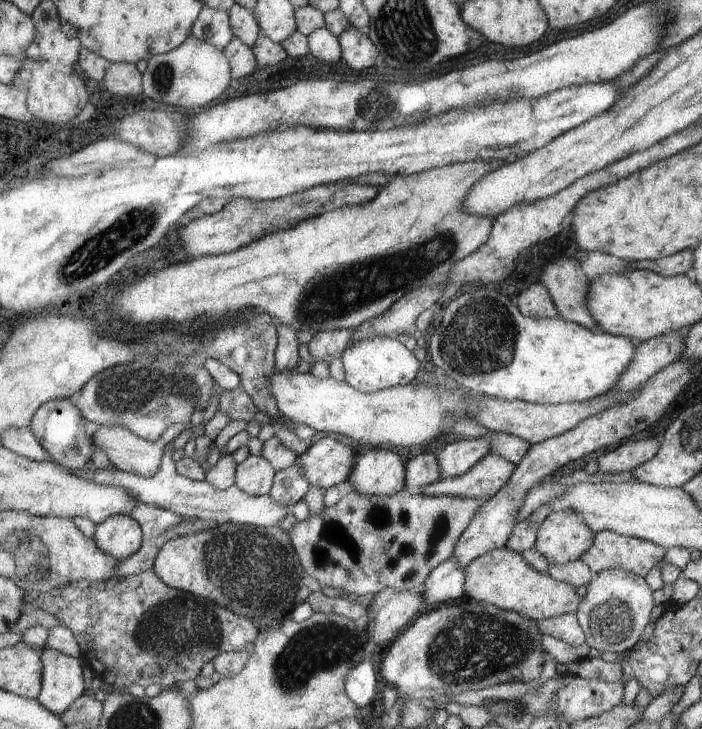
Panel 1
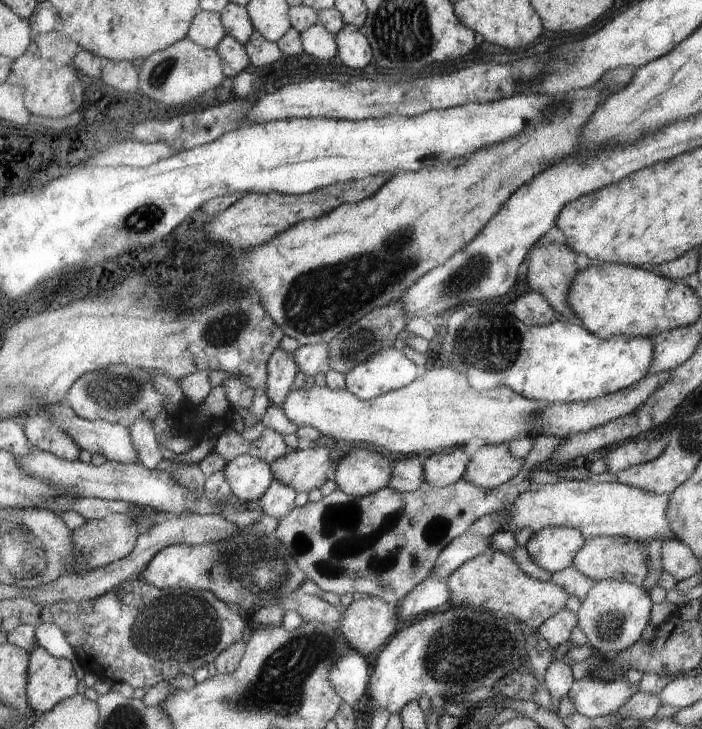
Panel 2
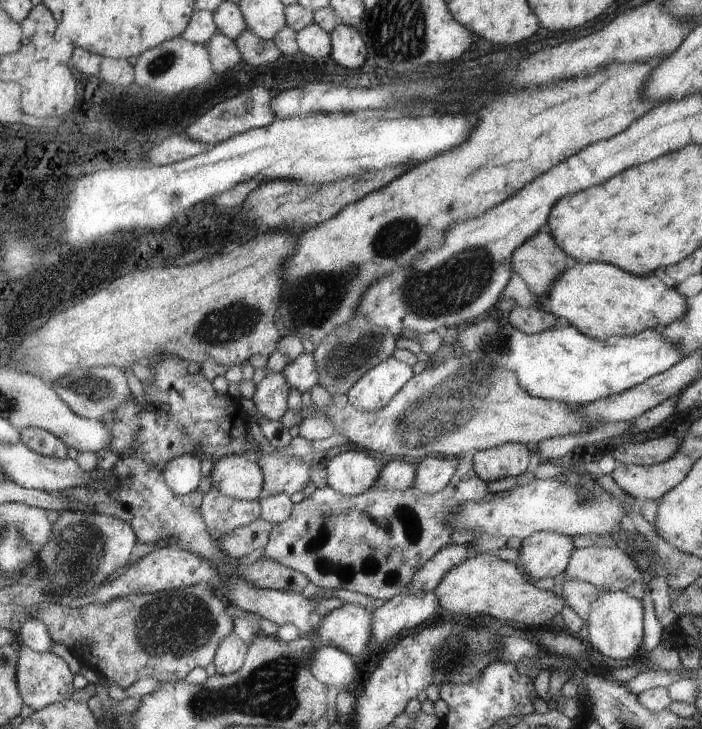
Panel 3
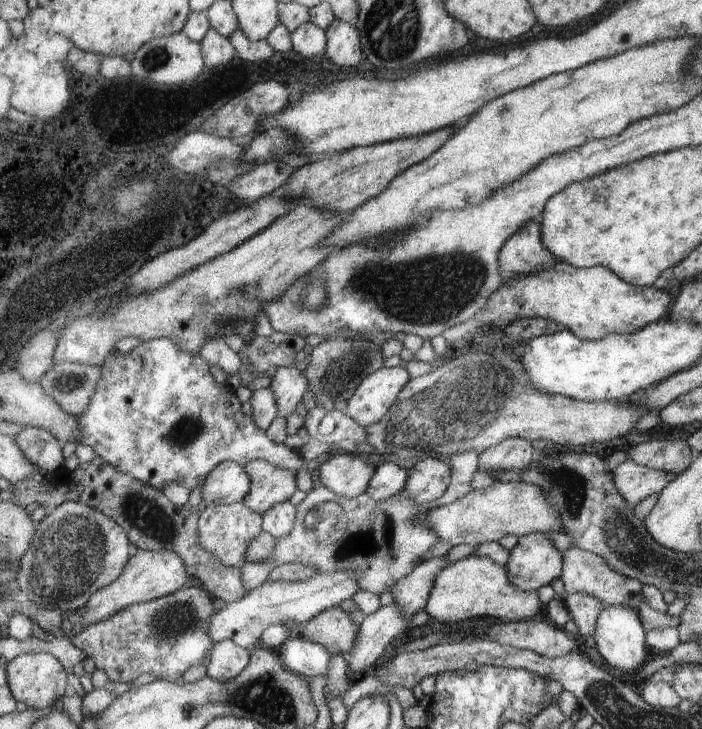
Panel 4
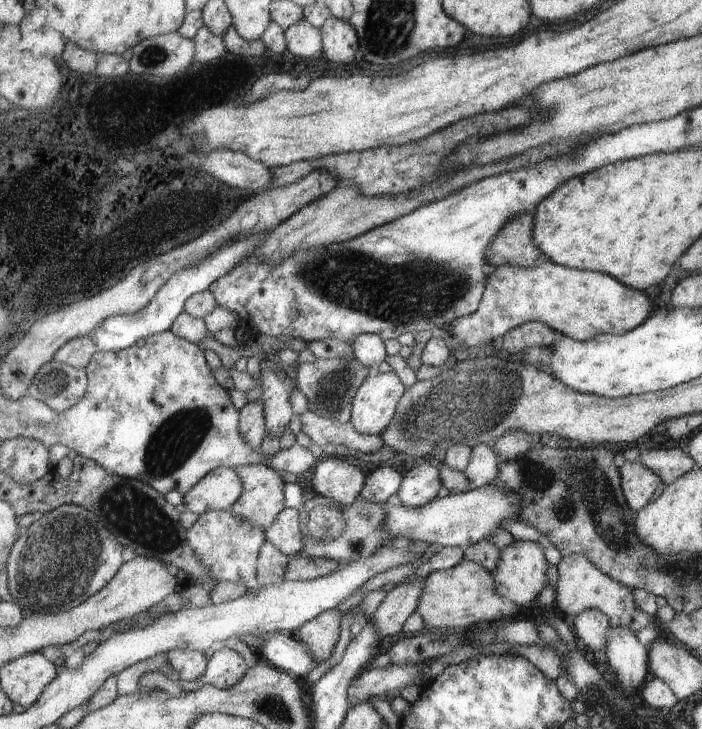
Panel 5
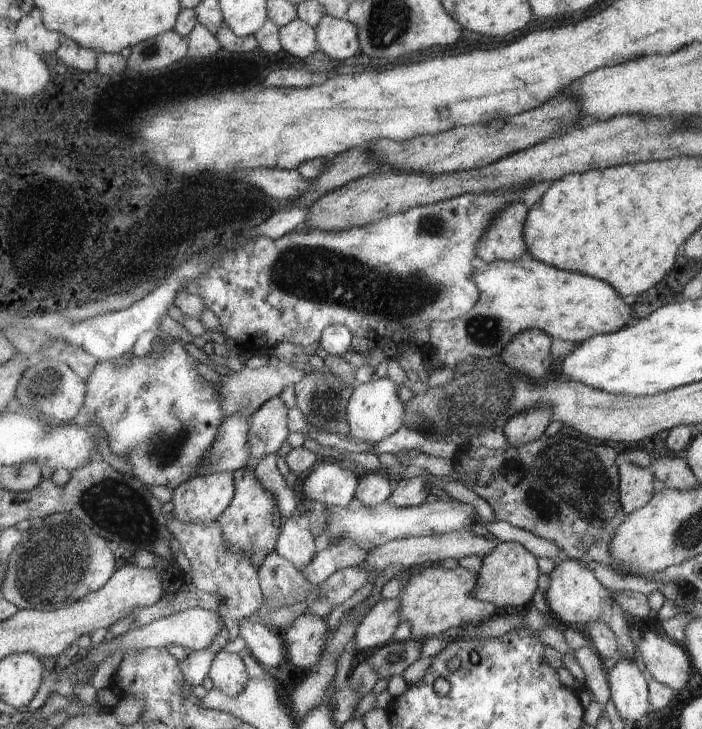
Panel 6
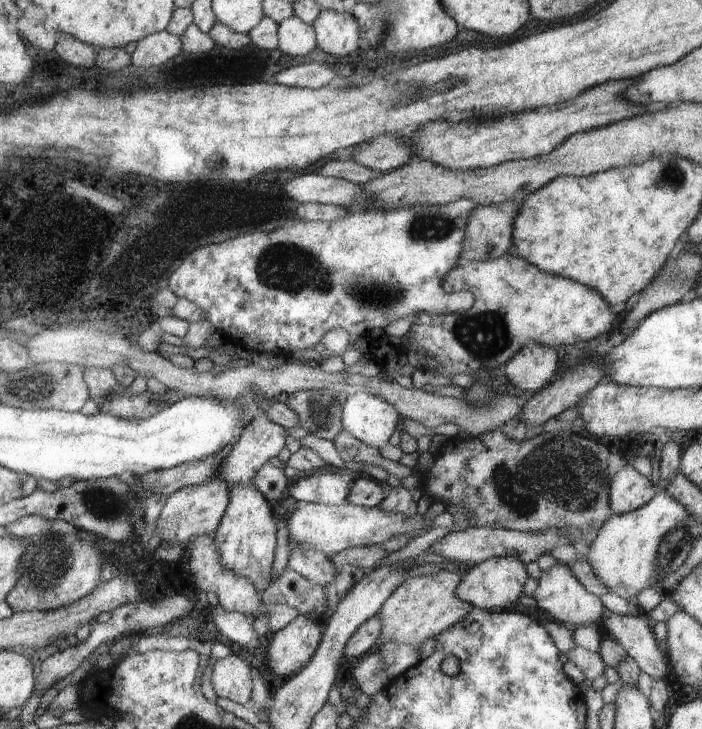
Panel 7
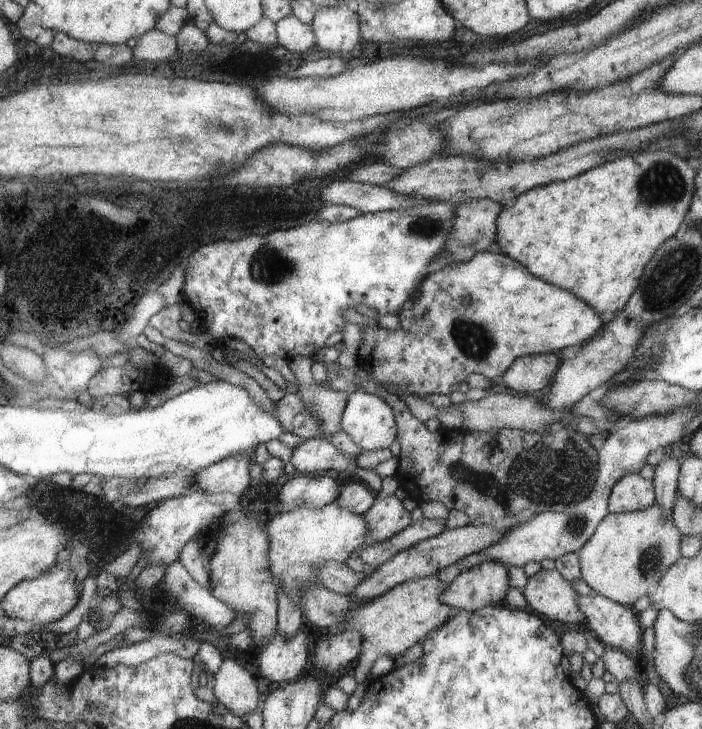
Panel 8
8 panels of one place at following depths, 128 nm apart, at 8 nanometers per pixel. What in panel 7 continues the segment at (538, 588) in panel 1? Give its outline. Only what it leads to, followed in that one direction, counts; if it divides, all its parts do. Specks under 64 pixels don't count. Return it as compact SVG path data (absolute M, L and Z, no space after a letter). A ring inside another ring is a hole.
M441 570L434 575L424 574L404 580L377 612L382 622L381 635L378 637L375 650L390 641L418 647L426 640L442 634L447 628L462 622L474 607L456 596L460 582L462 582L460 572L447 570Z

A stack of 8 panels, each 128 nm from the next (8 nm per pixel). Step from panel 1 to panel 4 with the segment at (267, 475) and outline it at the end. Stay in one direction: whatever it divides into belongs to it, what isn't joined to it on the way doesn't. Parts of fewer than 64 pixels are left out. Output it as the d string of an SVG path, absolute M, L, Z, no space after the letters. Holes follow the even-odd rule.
M232 460L221 463L204 480L202 499L207 504L228 505L247 498L253 487L253 477L242 464Z

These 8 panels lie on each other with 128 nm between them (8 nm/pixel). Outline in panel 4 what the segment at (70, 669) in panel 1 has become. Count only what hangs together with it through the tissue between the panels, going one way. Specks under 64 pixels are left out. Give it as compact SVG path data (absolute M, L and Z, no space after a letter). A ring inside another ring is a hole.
M48 653L21 654L10 661L8 674L12 692L19 702L26 704L29 709L46 710L56 704L56 700L62 700L66 692L66 672L64 666Z

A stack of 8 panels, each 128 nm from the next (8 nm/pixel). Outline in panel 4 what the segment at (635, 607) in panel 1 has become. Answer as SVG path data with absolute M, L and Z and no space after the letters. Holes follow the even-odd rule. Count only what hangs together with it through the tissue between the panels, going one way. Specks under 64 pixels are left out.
M606 605L604 611L600 612L593 635L596 641L595 650L614 673L632 674L638 671L648 658L648 650L644 644L644 630L642 620L634 609L622 605Z

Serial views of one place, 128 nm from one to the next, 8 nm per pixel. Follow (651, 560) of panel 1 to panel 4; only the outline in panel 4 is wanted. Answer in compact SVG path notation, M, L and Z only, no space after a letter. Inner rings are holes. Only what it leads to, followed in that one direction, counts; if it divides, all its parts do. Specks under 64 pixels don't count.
M572 547L563 552L564 564L563 574L560 580L564 583L567 594L576 594L576 592L586 592L586 595L595 597L605 605L622 605L632 608L639 614L642 620L643 628L647 631L658 628L677 629L679 624L678 617L672 617L667 613L658 613L647 604L643 596L643 584L635 579L628 579L623 574L616 573L606 561L596 553L586 552L586 550Z

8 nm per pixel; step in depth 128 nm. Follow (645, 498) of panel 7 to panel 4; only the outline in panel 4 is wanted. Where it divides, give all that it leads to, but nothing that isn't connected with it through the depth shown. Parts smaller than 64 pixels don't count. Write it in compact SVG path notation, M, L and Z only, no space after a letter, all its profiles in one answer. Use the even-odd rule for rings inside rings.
M632 460L618 464L613 472L616 488L631 506L642 502L650 494L662 492L676 478L674 473L651 469Z

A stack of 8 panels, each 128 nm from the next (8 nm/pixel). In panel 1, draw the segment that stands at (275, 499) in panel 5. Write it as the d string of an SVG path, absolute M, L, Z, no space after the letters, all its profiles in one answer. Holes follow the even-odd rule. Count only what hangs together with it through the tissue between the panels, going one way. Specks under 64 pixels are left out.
M322 435L301 455L296 462L304 470L303 476L314 487L330 488L347 480L350 475L350 460L354 450L346 444L334 442L330 435Z

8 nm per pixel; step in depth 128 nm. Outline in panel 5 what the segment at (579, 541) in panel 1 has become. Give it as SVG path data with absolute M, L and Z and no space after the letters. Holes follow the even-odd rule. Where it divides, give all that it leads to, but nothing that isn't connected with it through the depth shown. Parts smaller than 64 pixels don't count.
M514 539L511 544L501 550L497 567L492 572L497 586L496 592L502 598L511 600L520 606L532 602L548 584L546 575L548 565L550 564L546 561L540 544L536 541Z

